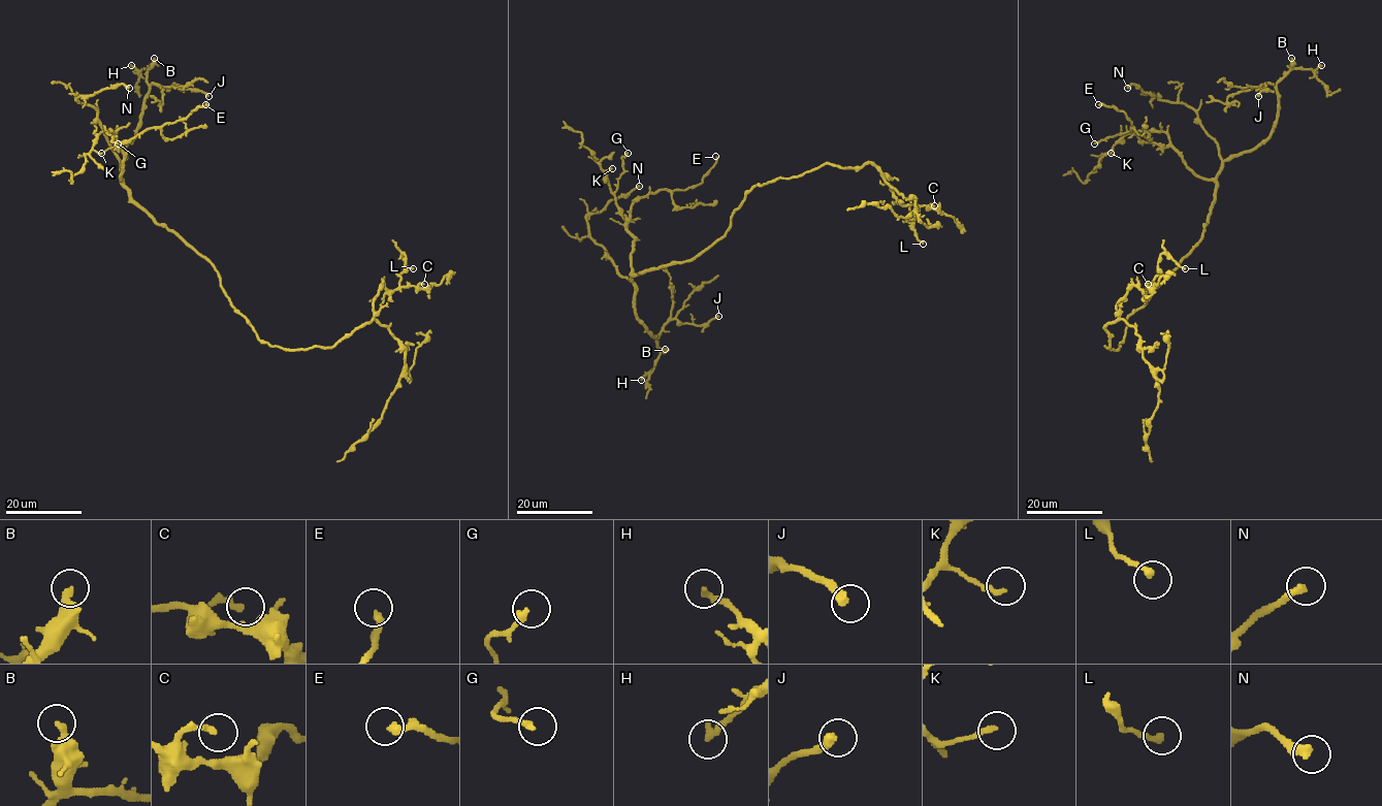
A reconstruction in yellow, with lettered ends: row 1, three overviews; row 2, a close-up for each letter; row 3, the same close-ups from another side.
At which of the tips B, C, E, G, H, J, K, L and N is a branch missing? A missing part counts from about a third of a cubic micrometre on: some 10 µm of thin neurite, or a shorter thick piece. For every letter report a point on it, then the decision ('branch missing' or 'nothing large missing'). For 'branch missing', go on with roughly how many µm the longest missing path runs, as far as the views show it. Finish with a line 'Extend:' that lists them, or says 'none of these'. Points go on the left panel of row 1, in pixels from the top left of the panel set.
B: (154, 58) | nothing large missing
C: (424, 284) | nothing large missing
E: (205, 104) | nothing large missing
G: (118, 143) | nothing large missing
H: (131, 65) | branch missing | 35 µm
J: (209, 96) | branch missing | 30 µm
K: (101, 153) | nothing large missing
L: (413, 268) | nothing large missing
N: (129, 88) | branch missing | 25 µm
Extend: H, J, N

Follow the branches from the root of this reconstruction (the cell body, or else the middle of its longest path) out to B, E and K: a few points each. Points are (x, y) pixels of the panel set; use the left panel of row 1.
B: (225, 292), (216, 268), (158, 224), (123, 184), (124, 150), (142, 117), (149, 90), (147, 71), (154, 58)
E: (225, 292), (216, 268), (131, 198), (121, 181), (123, 154), (117, 147), (150, 128), (184, 120), (205, 104)
K: (225, 292), (216, 268), (131, 198), (121, 181), (123, 152), (115, 132), (98, 134), (93, 149), (101, 153)

